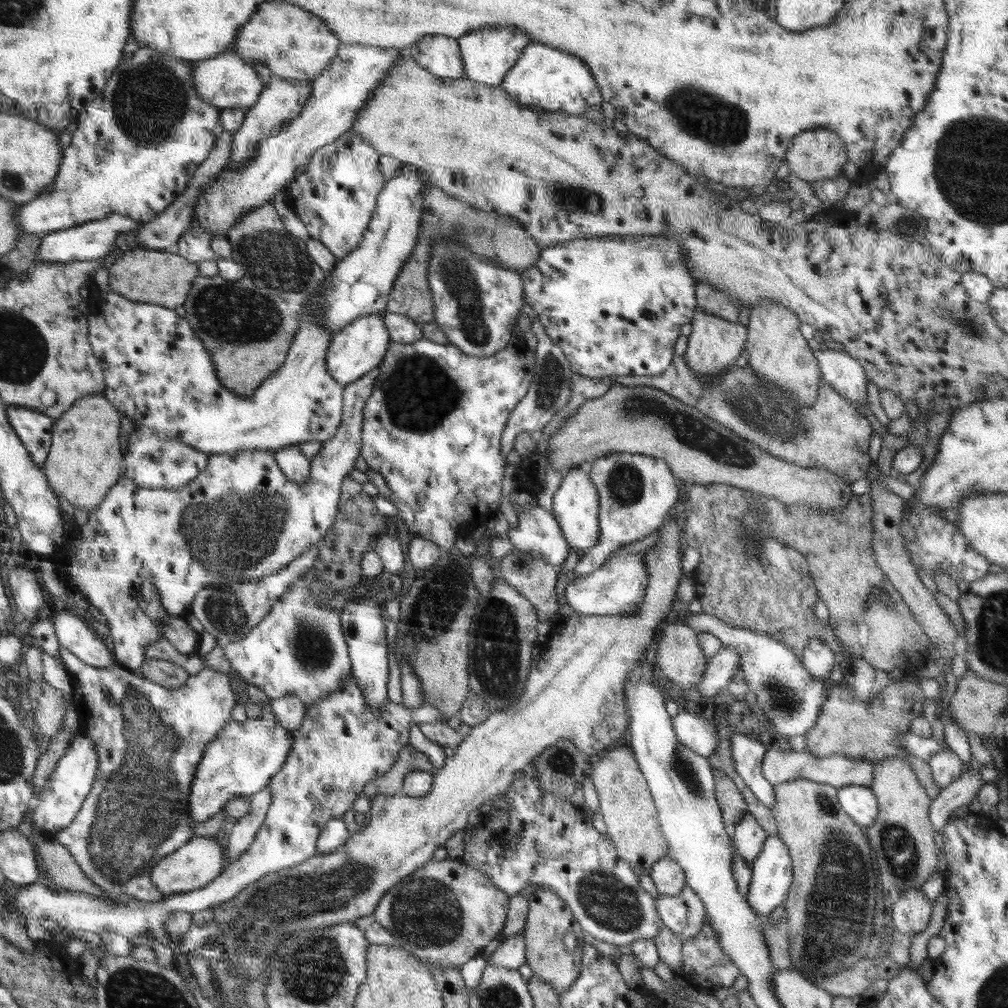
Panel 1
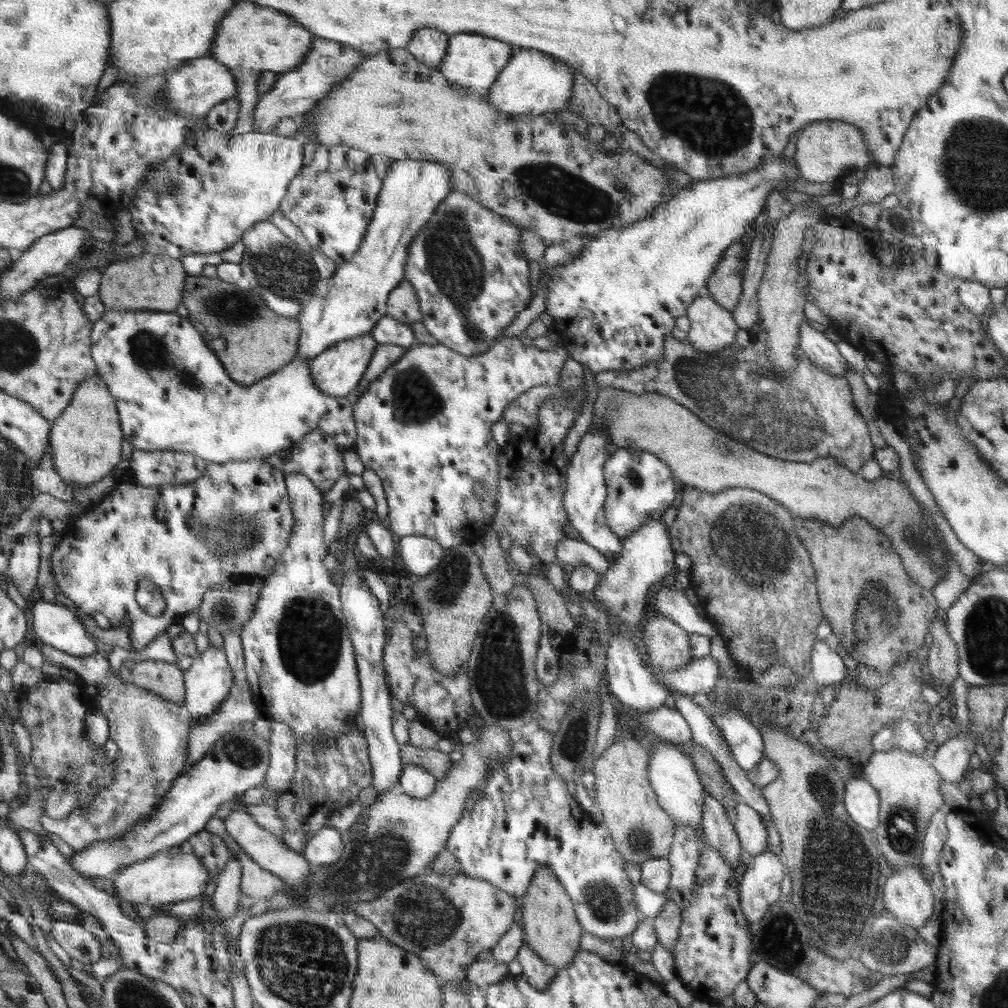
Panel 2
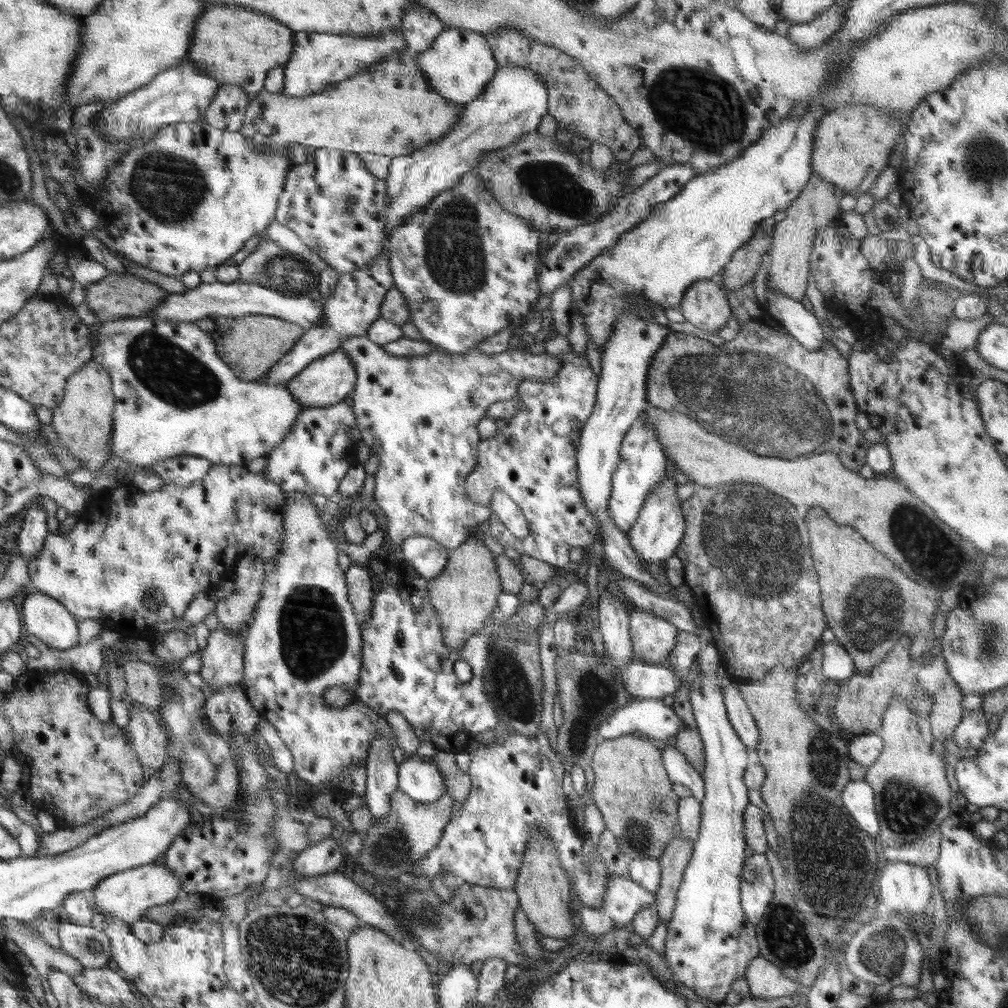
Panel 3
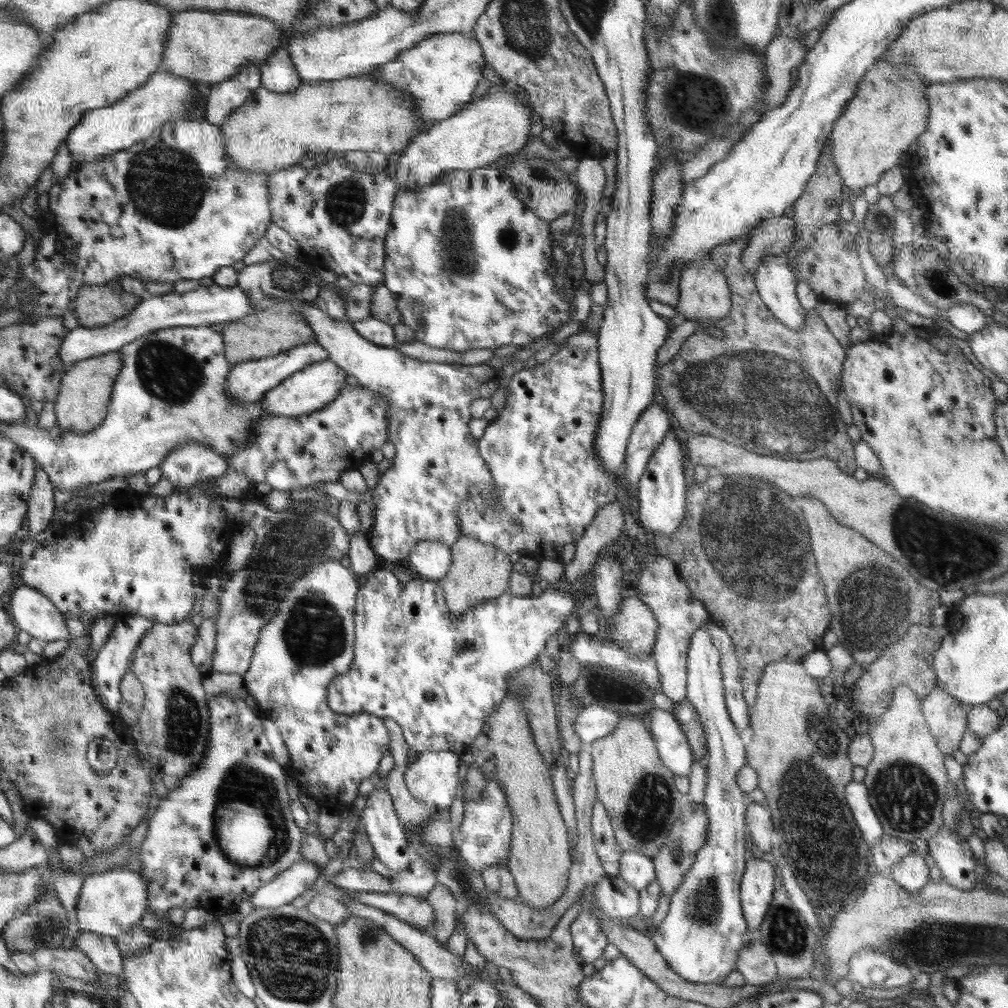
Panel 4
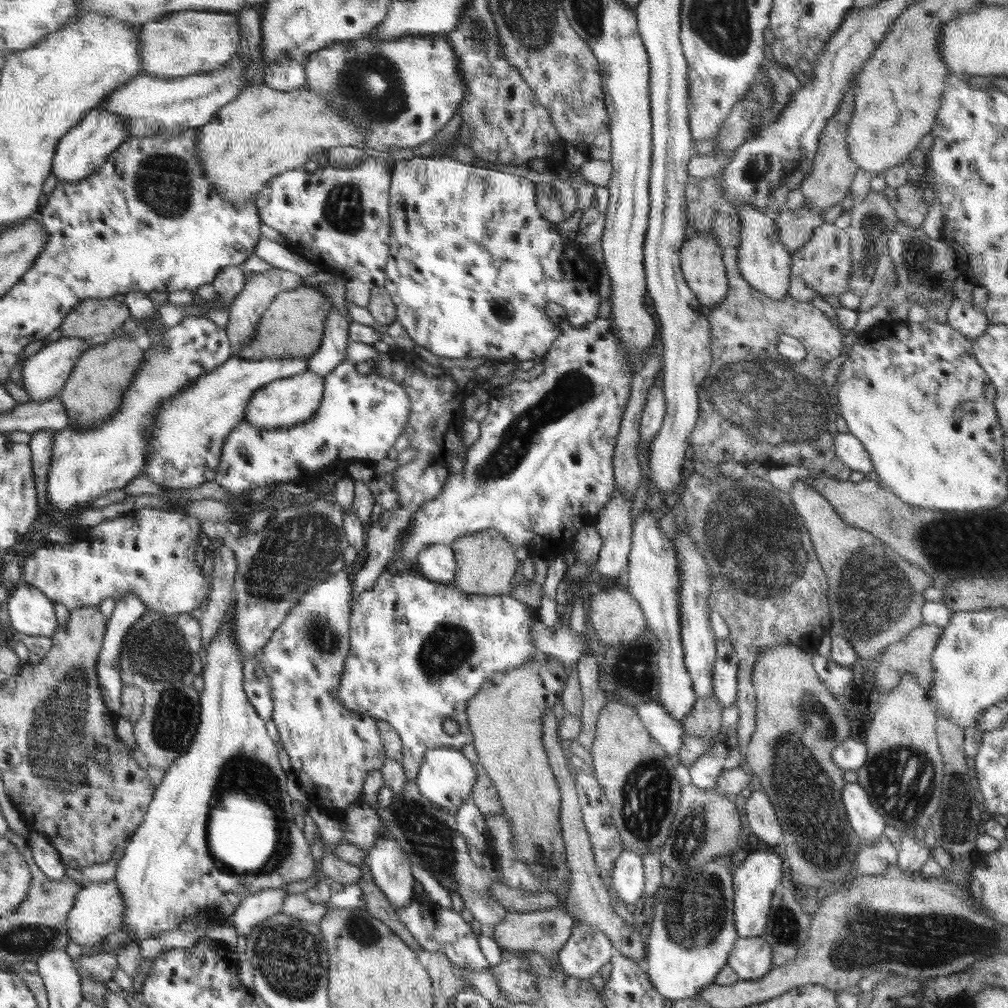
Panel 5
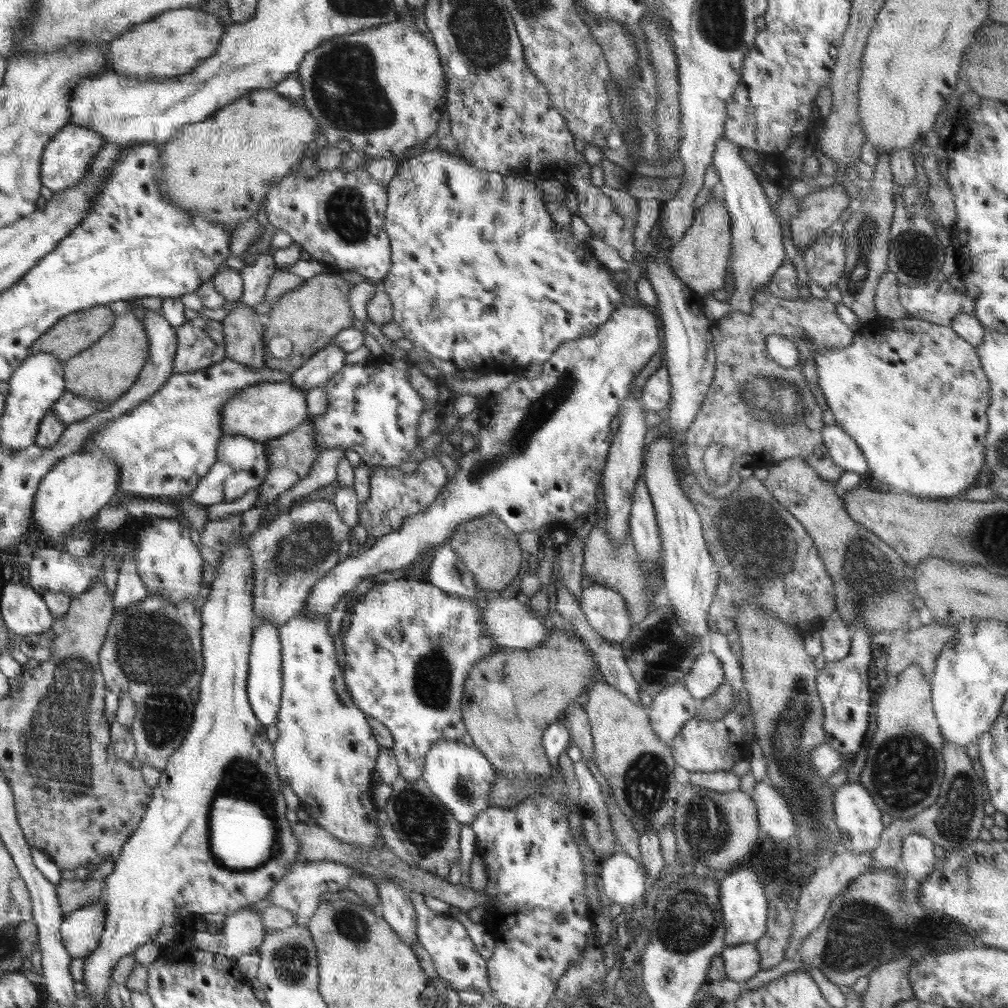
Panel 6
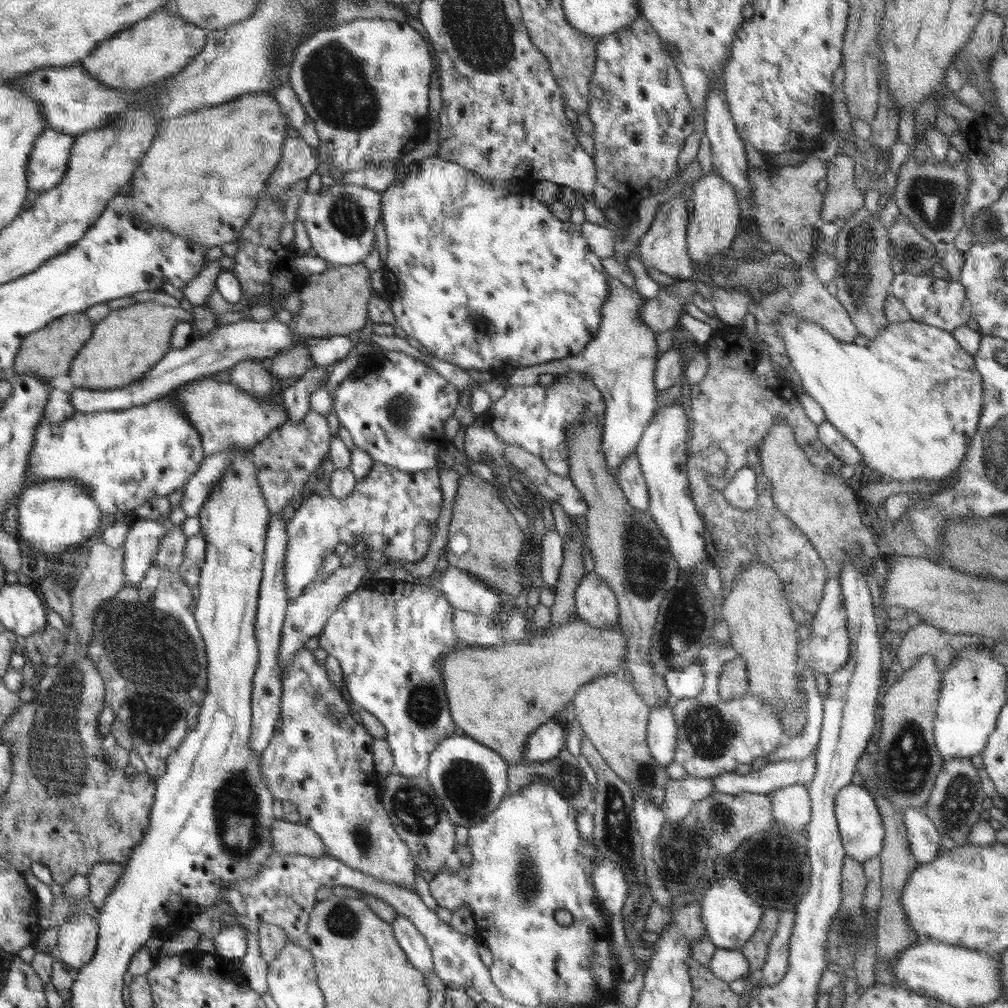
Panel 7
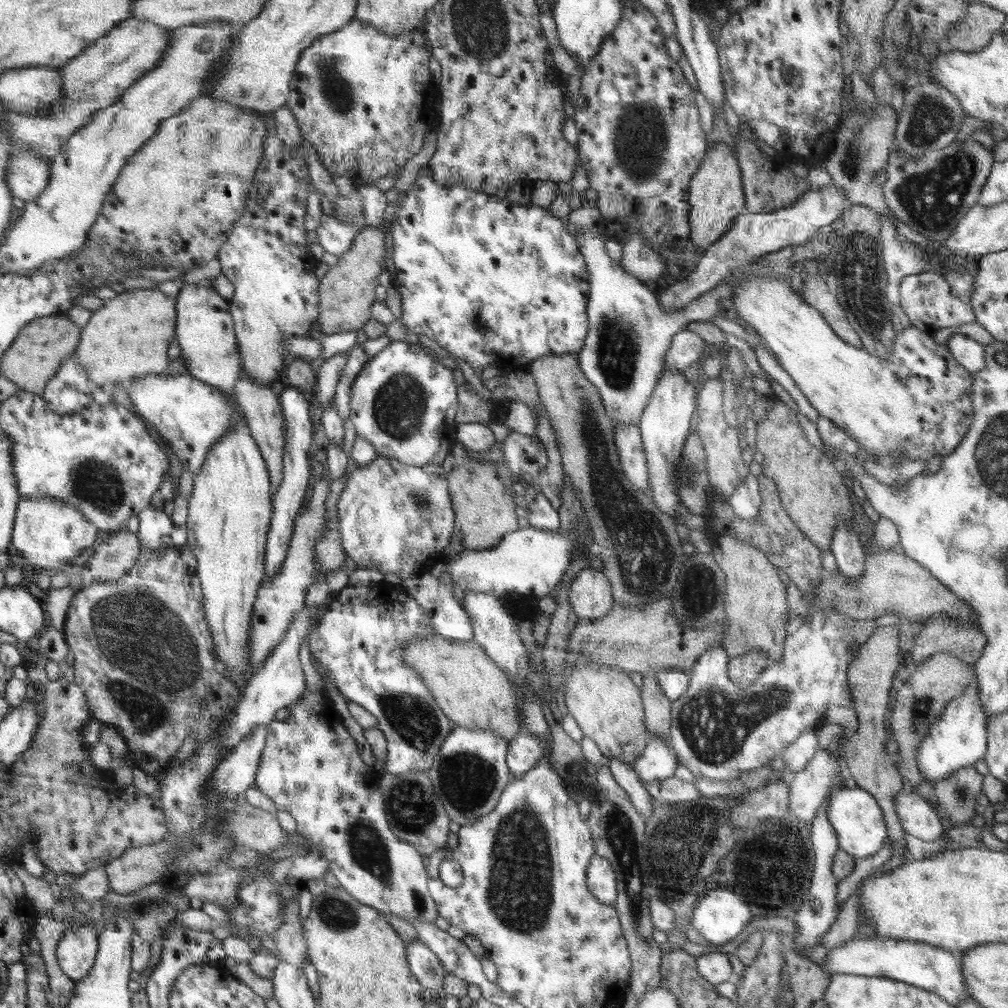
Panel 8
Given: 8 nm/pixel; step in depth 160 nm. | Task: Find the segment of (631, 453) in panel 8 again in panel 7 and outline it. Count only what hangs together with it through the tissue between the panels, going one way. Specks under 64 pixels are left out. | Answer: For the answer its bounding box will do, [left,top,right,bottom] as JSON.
[617,454,649,511]

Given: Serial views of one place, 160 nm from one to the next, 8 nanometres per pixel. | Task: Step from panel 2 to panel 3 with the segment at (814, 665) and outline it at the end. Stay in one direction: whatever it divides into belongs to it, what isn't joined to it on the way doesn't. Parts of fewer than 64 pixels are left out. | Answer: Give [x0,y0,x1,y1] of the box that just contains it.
[821,642,855,682]

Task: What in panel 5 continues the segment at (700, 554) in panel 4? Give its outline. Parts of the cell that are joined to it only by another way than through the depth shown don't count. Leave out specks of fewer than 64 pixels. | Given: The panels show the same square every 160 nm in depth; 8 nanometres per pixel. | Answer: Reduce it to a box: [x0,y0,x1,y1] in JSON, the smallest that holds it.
[660,472,830,749]

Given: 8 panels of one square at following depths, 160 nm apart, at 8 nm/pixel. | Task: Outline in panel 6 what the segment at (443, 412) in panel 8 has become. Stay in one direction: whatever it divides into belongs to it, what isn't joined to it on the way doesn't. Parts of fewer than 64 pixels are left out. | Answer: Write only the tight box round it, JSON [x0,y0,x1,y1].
[309,360,428,468]

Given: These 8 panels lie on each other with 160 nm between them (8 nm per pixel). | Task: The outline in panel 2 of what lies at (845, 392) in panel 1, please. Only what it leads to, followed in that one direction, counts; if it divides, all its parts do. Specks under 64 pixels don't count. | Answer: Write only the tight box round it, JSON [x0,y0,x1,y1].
[799,320,850,377]

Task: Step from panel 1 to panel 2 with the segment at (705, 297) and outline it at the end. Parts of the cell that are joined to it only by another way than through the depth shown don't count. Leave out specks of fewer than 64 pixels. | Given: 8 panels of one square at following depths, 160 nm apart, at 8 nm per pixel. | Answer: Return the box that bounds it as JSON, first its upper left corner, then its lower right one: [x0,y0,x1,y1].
[707,241,748,313]

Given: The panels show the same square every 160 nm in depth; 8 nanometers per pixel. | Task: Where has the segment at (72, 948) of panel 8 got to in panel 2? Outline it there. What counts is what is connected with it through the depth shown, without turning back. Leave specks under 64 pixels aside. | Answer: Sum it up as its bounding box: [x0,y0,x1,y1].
[113,850,212,907]

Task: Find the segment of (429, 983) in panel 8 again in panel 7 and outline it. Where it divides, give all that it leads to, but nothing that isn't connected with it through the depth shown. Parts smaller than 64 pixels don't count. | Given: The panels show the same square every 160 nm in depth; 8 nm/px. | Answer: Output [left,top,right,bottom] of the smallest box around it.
[391,914,435,974]

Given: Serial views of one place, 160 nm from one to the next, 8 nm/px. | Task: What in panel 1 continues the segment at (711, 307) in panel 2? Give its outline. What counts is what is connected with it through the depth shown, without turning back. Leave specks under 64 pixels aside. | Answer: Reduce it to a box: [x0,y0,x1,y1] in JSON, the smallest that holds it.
[683,309,747,379]

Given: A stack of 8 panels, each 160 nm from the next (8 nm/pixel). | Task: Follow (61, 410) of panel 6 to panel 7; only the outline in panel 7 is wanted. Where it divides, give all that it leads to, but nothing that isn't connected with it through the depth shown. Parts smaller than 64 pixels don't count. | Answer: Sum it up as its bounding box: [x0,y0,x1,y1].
[70,319,295,414]

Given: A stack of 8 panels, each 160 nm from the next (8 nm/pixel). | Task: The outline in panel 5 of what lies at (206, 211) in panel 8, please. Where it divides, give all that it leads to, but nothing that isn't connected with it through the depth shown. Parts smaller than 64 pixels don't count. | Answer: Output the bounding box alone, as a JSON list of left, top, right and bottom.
[195,84,365,204]

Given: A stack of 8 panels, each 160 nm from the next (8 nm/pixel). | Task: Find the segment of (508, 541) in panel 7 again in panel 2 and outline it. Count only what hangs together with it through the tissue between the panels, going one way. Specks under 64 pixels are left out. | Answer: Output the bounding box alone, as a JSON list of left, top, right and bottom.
[413,544,494,677]

